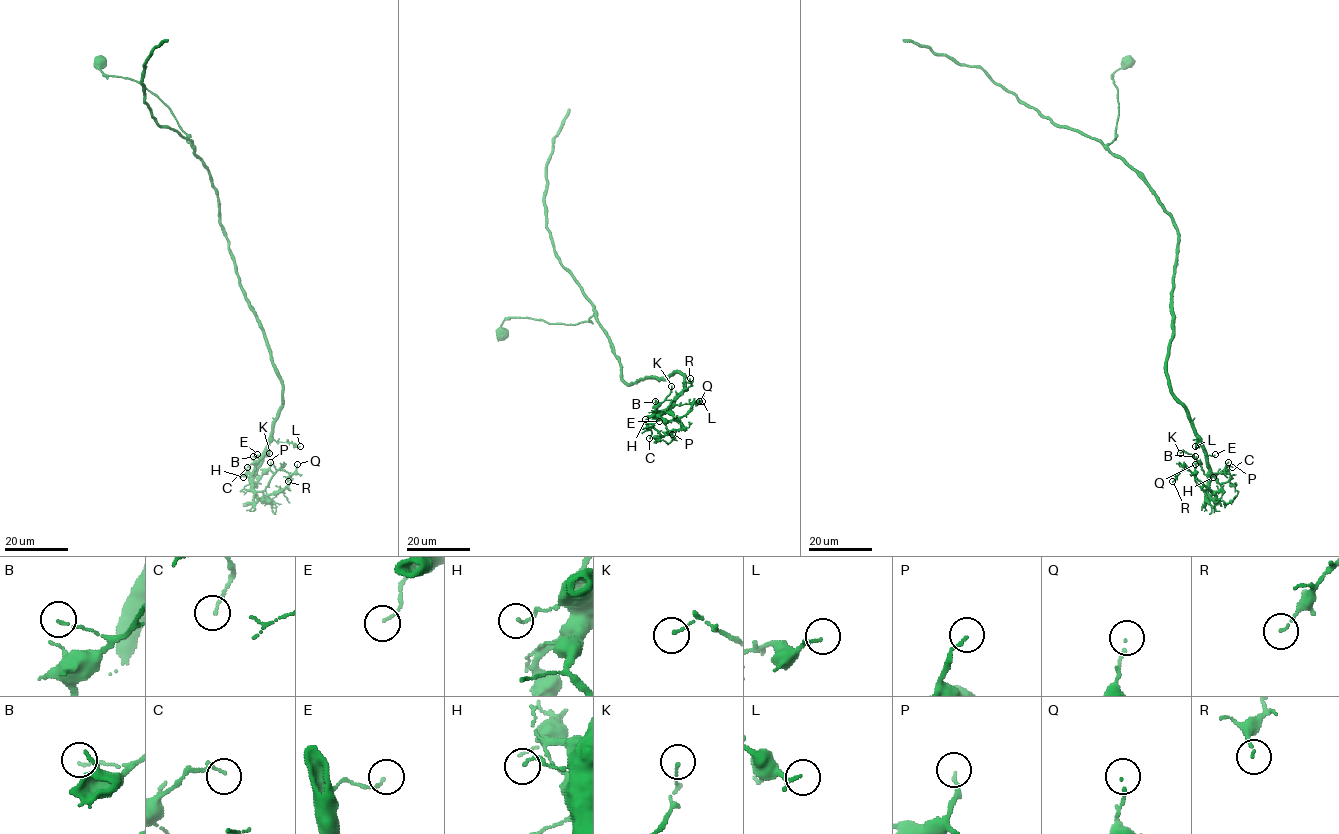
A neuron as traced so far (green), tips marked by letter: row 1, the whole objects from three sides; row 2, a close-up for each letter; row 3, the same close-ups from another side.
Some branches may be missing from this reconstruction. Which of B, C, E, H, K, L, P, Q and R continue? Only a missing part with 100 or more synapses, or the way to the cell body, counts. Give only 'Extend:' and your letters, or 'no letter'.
Extend: no letter

